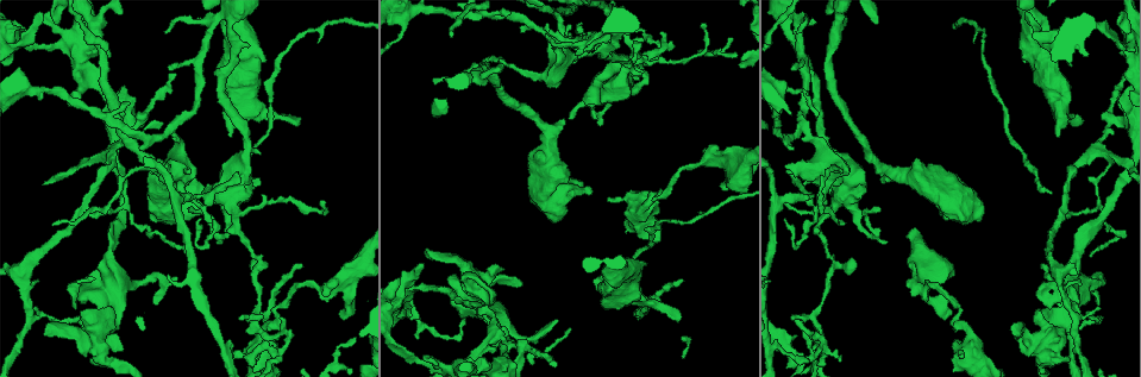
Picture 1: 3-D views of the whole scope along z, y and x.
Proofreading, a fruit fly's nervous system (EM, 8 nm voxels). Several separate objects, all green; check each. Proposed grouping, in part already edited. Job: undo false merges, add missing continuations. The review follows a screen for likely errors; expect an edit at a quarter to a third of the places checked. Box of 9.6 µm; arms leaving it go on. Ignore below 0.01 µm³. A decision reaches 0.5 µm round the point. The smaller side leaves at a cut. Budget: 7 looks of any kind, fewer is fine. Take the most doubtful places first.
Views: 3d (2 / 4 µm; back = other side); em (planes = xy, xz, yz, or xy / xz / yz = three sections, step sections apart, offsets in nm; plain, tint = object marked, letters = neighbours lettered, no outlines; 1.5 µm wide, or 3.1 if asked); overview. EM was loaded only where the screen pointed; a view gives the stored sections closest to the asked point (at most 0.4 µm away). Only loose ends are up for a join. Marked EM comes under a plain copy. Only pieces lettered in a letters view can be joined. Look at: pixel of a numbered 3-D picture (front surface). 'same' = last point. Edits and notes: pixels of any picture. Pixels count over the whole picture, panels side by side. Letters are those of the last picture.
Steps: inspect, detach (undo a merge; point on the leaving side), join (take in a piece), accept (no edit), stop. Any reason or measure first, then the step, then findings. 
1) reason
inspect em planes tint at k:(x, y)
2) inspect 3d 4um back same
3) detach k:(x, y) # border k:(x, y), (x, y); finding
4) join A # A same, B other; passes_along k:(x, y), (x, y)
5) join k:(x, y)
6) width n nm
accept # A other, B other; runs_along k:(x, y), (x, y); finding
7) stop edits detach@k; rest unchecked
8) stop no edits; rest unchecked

branch stops here
inspect em xy step 4 letters at 1:(1081, 116)

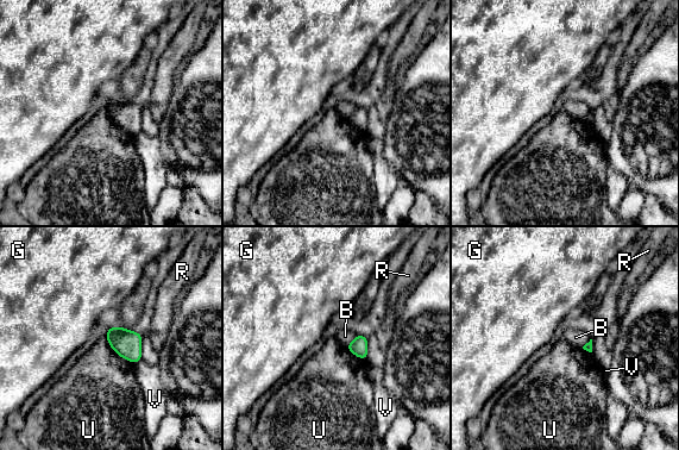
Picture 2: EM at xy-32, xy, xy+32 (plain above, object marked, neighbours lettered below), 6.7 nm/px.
accept # B other, G other, R other, U other, V other; border 2:(357, 335), (345, 345); no lettered piece goes on from it

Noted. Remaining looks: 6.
an open end
inspect em planes tint at 1:(881, 182)

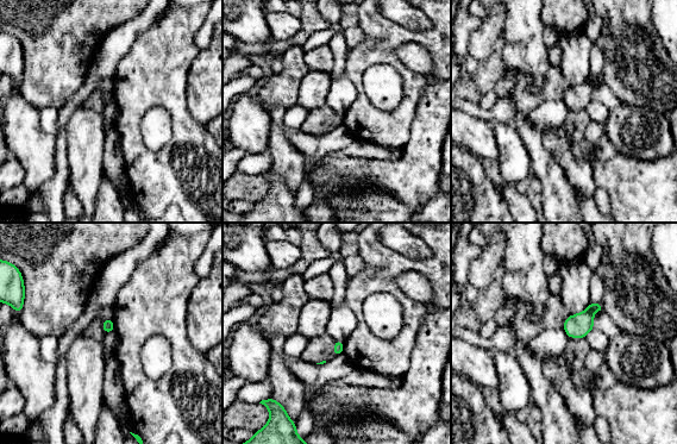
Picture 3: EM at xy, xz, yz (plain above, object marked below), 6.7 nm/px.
see the neighbours
inspect em planes letters same

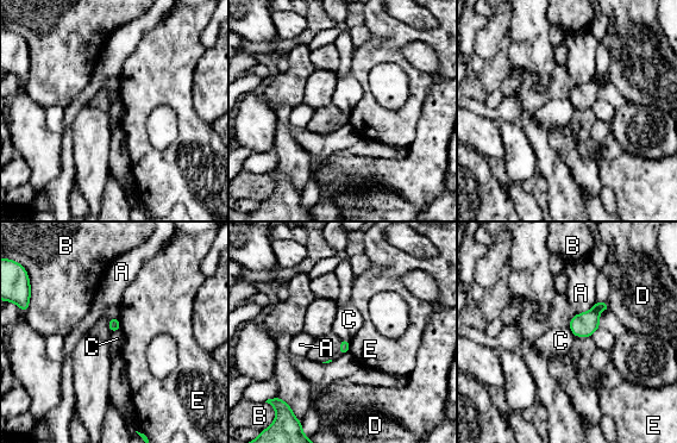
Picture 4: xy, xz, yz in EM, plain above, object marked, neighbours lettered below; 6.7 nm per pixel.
longest_contact A 180 nm
accept # A other, B other, C other, D other, E other; border 4:(119, 329), (111, 332); no lettered piece goes on from it

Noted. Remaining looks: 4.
three-way junction
inspect em planes letters at 1:(1098, 149)

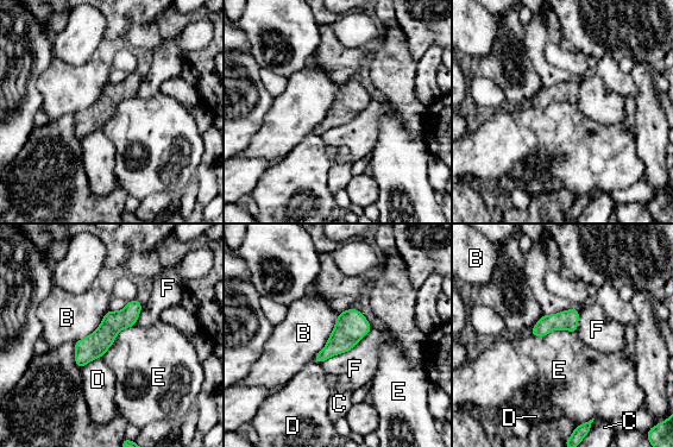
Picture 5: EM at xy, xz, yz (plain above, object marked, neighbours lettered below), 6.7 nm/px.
accept # B other, C other, D other, E other, F other; border 5:(339, 313), (326, 345), (313, 357); continuous, no second neuron

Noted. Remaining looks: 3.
stop no edits; rest unchecked

